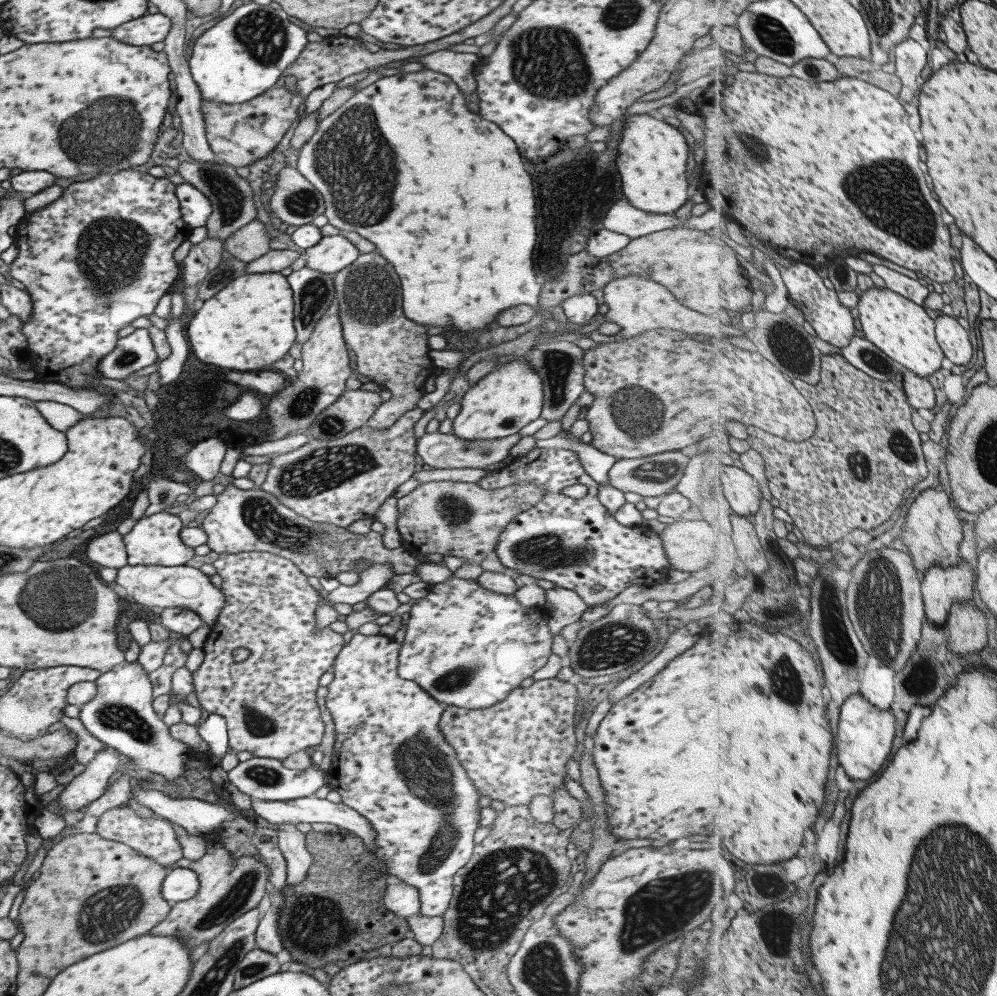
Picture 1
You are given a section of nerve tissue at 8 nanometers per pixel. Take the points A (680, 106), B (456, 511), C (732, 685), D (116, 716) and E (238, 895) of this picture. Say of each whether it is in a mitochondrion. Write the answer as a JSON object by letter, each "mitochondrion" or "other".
{"A":"other","B":"mitochondrion","C":"other","D":"mitochondrion","E":"mitochondrion"}

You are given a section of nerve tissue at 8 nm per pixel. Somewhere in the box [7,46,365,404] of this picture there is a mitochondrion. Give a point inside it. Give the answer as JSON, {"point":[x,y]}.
{"point":[110,253]}

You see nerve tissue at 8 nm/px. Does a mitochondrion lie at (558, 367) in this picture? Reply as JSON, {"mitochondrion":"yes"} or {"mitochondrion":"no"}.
{"mitochondrion":"yes"}

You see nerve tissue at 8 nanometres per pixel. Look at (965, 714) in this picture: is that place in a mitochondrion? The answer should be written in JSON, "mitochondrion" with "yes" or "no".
{"mitochondrion":"no"}

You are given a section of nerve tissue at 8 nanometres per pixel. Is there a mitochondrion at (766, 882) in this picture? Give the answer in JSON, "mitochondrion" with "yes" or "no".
{"mitochondrion":"no"}

